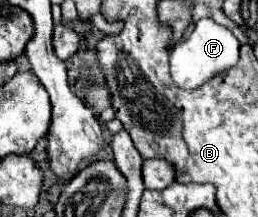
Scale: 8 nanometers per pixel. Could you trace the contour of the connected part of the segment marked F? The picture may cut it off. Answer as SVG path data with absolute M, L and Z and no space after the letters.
M199 19L195 23L193 33L189 39L179 41L169 55L169 65L171 65L171 79L179 89L193 91L201 87L203 83L211 81L215 75L231 69L239 61L239 47L241 43L237 37L223 25L217 25L211 19Z

